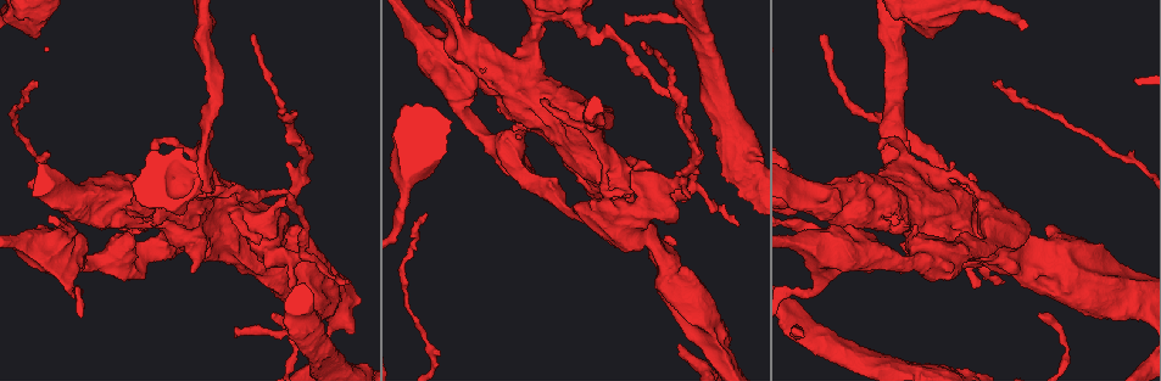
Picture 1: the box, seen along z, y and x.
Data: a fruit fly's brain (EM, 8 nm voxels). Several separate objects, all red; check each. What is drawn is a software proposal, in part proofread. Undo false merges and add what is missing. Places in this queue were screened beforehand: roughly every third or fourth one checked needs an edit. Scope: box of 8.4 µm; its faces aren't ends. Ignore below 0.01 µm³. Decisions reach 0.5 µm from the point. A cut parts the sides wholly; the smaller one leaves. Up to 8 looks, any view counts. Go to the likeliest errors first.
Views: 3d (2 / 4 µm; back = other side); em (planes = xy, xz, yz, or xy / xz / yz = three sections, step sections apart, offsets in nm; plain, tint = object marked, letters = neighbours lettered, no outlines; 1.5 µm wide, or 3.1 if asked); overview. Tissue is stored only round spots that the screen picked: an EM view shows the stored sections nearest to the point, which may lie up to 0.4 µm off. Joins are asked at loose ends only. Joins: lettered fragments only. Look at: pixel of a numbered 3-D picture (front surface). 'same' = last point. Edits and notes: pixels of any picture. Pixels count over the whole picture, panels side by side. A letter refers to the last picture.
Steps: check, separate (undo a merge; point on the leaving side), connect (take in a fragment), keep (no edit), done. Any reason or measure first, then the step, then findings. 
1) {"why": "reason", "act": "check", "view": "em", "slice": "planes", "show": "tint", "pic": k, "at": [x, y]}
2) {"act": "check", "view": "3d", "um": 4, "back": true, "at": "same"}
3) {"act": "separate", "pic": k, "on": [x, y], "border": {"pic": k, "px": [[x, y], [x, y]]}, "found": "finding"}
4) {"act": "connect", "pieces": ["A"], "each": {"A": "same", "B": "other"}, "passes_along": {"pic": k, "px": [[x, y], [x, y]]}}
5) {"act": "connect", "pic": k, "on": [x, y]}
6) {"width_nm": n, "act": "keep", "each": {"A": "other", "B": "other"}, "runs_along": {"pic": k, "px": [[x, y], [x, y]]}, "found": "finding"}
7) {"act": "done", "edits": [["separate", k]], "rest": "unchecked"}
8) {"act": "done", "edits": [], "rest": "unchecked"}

{"why": "an open end", "act": "check", "view": "3d", "um": 4, "pic": 1, "at": [234, 335]}

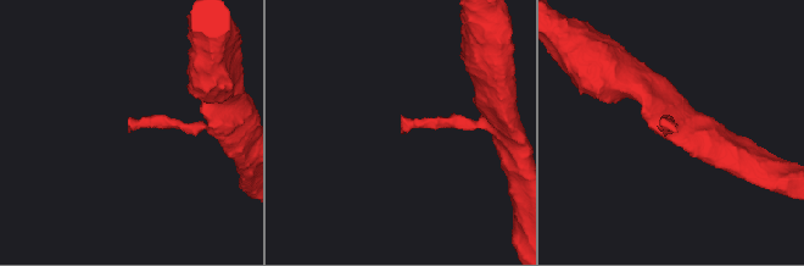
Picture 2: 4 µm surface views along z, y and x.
{"why": "shape alone is not enough", "act": "check", "view": "em", "slice": "yz", "step": 8, "show": "letters", "pic": 2, "at": [403, 131]}

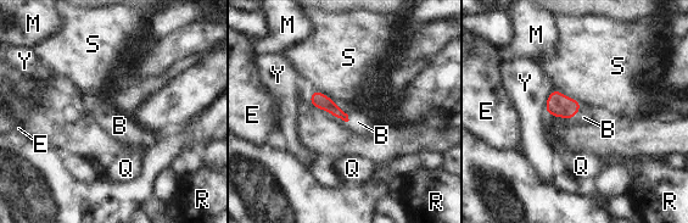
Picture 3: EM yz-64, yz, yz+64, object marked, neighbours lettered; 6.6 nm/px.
{"why": "another direction", "act": "check", "view": "em", "slice": "planes", "show": "letters", "at": "same"}

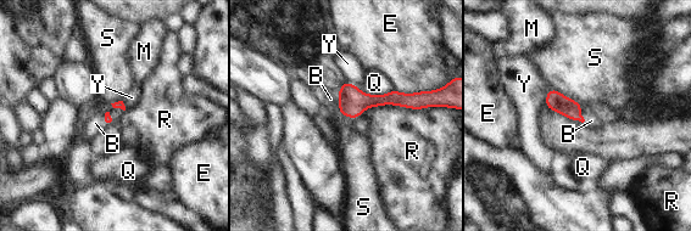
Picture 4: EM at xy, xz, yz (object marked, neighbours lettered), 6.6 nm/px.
{"longest_contact_nm": ["R", 480], "act": "connect", "pieces": ["B"], "each": {"B": "same", "E": "other", "M": "other", "Q": "other", "R": "other", "S": "other", "Y": "other"}, "passes_along": {"pic": 4, "px": [[352, 101], [339, 110], [330, 99]]}, "found": "it goes on there"}

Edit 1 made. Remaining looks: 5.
{"why": "see it whole again", "act": "check", "view": "overview"}

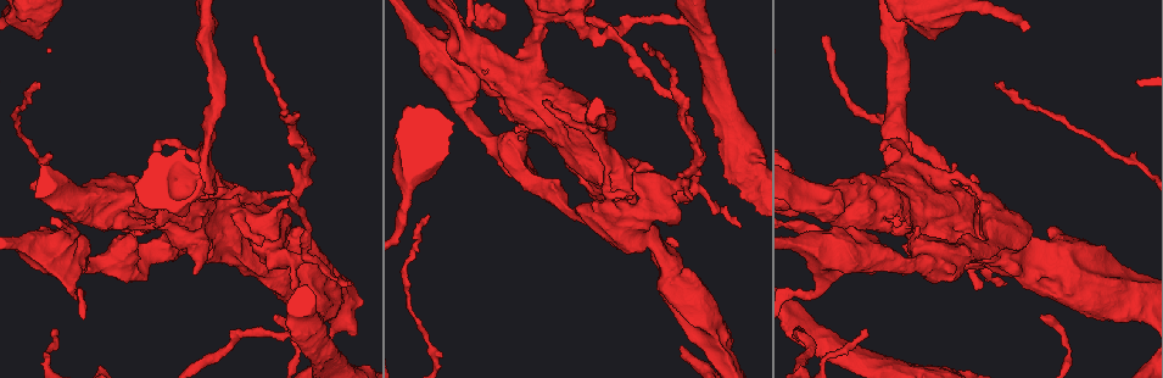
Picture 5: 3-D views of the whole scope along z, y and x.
{"why": "three arms meet", "act": "check", "view": "em", "slice": "planes", "show": "letters", "pic": 5, "at": [693, 191]}

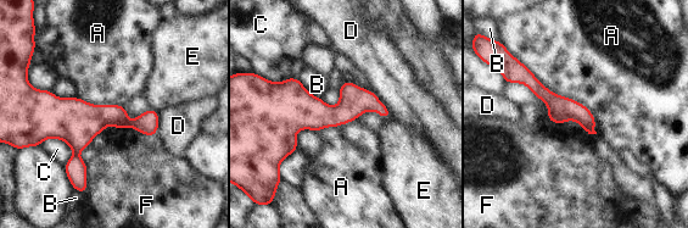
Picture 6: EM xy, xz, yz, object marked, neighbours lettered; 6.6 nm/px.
{"width_nm": 160, "longest_contact_nm": ["A", 700], "act": "keep", "each": {"A": "other", "B": "other", "C": "other", "D": "other", "E": "other", "F": "other"}, "found": "all the same neuron"}

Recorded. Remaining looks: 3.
{"why": "stops while still wide", "act": "check", "view": "3d", "um": 4, "pic": 5, "at": [172, 244]}

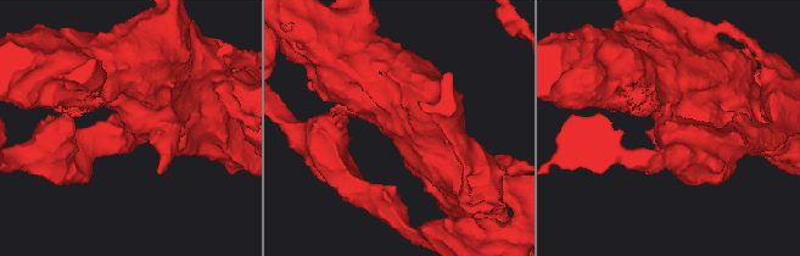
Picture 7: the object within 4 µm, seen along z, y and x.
{"why": "now the EM", "act": "check", "view": "em", "slice": "yz", "step": 4, "show": "plain", "pic": 7, "at": [129, 130]}

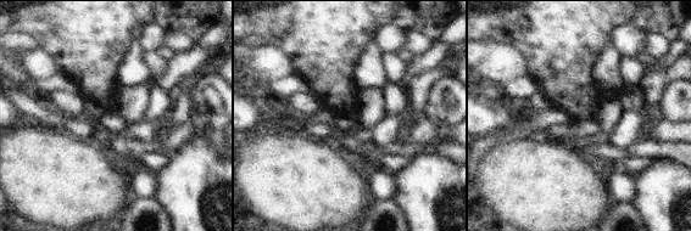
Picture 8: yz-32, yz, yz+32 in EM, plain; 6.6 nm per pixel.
{"why": "see the neighbours", "act": "check", "view": "em", "slice": "yz", "step": 4, "show": "letters", "at": "same"}

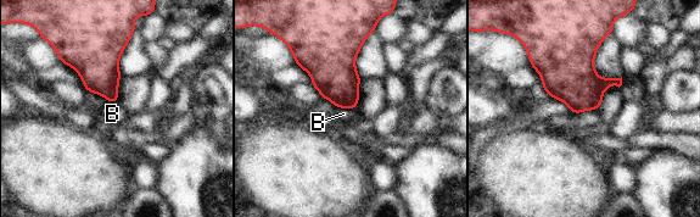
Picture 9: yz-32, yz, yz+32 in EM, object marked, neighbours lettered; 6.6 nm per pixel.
{"longest_contact_nm": ["B", 140], "act": "keep", "each": {"B": "other"}, "border": {"pic": 9, "px": [[336, 106], [357, 109]]}, "found": "none of them fits"}

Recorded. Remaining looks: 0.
{"act": "done", "edits": [["connect", 4]], "rest": "unchecked"}

